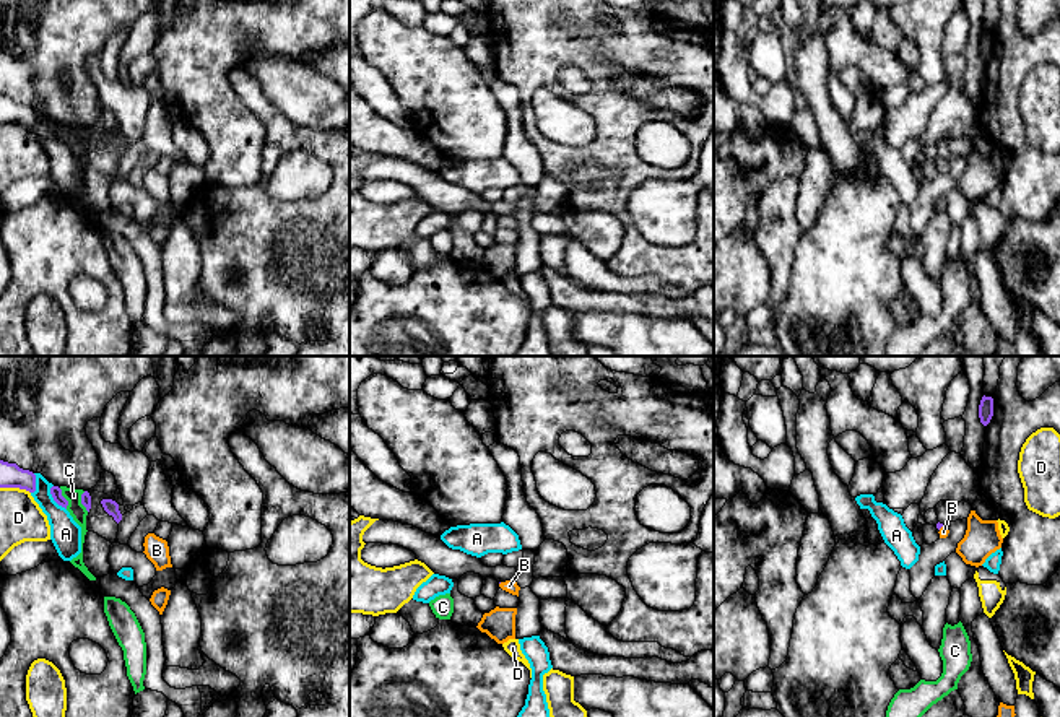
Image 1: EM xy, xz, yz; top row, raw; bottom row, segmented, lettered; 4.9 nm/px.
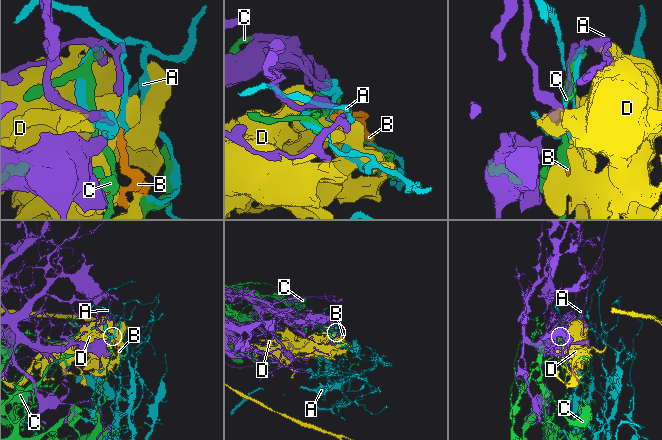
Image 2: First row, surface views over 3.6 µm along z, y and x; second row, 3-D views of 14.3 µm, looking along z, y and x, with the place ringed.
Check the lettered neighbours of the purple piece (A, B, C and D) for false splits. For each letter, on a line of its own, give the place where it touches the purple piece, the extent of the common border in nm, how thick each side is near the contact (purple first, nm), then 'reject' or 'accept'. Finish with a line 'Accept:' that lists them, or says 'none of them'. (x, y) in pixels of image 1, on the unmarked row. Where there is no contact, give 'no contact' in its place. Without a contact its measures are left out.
A: xy (52, 132) | 140 nm | 60/160 nm | reject
B: yz (940, 163) | 40 nm | 30/50 nm | accept
C: xy (64, 134) | 110 nm | 60/80 nm | reject
D: xy (15, 122) | 160 nm | 110/220 nm | reject
Accept: B

